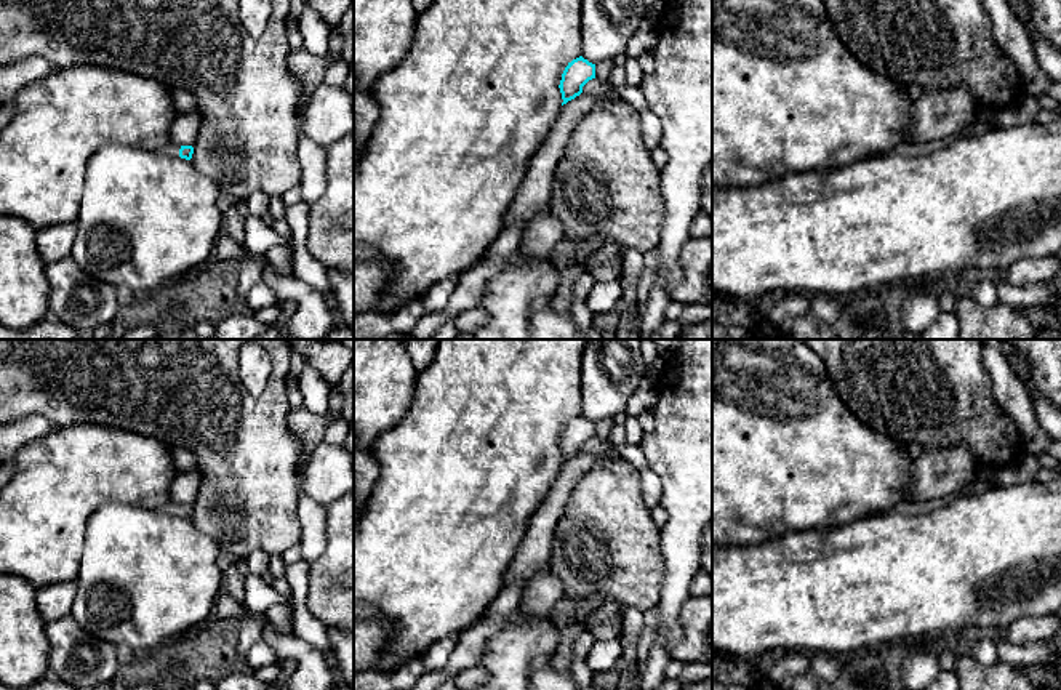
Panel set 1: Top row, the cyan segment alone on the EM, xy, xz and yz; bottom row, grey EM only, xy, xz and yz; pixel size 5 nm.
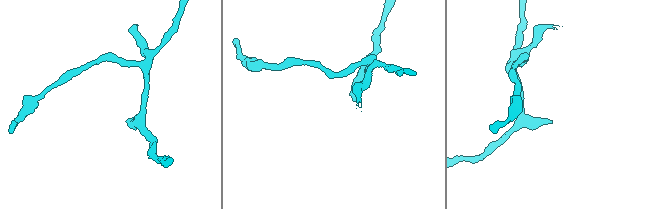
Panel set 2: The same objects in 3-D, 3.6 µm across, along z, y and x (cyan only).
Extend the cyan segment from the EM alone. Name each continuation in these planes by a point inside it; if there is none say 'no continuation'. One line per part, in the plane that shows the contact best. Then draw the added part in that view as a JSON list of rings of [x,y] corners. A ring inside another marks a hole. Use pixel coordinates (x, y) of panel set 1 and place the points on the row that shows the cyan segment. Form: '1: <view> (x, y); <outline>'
1: xy (172, 149); [[[170,142],[160,152],[174,158],[181,158],[179,149],[181,149],[181,144]]]

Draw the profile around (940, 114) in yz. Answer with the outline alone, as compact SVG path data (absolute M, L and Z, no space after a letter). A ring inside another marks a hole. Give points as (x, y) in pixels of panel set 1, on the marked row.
M965 86L925 91L914 101L911 138L914 142L952 138L976 118L976 109L975 98Z

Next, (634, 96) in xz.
M595 77L583 86L583 93L595 96L618 96L621 101L632 106L639 114L648 109L648 101L640 86L627 83L615 86L610 80L602 82Z

